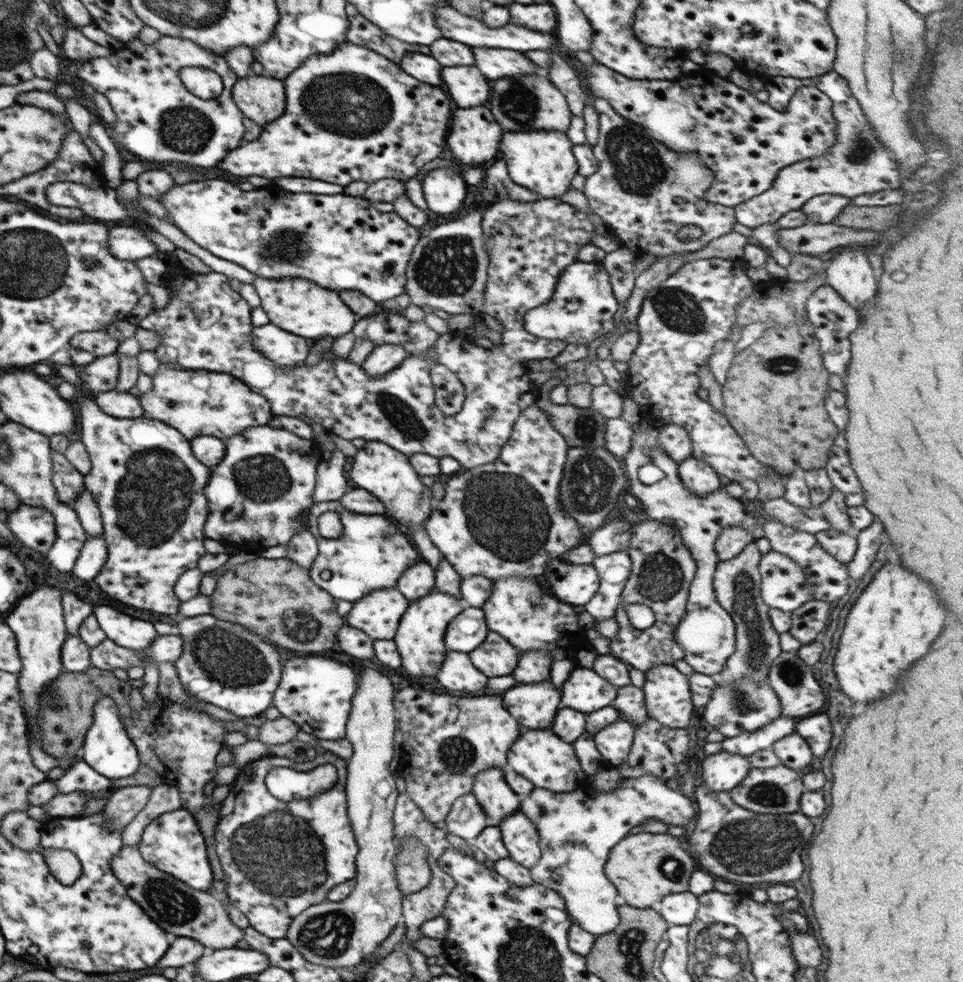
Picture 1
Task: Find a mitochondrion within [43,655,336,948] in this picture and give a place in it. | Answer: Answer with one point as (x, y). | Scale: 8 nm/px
(280, 853)

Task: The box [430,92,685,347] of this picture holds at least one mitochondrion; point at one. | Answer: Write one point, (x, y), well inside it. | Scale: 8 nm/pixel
(636, 168)

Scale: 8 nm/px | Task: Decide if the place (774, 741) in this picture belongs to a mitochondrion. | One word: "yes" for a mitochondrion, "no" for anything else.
no

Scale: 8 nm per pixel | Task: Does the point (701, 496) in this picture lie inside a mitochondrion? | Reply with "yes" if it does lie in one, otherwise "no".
no

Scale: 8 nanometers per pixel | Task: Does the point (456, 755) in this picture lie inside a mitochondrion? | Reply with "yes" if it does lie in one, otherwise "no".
yes

